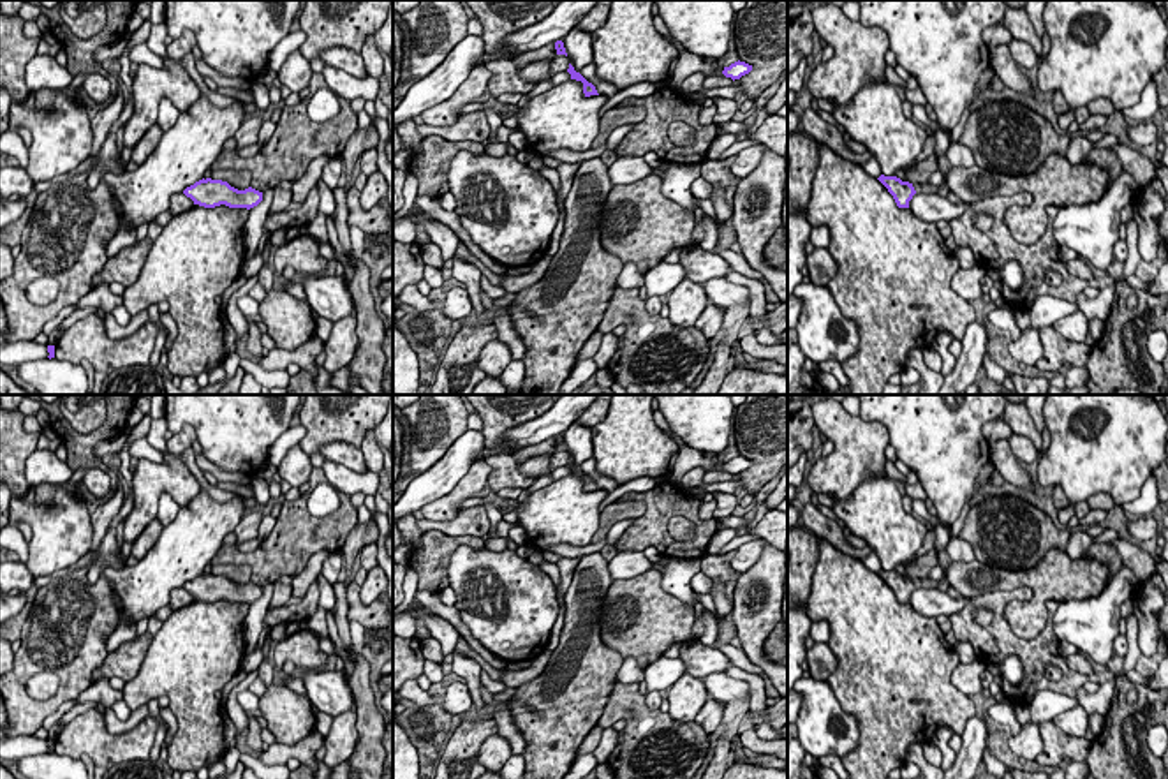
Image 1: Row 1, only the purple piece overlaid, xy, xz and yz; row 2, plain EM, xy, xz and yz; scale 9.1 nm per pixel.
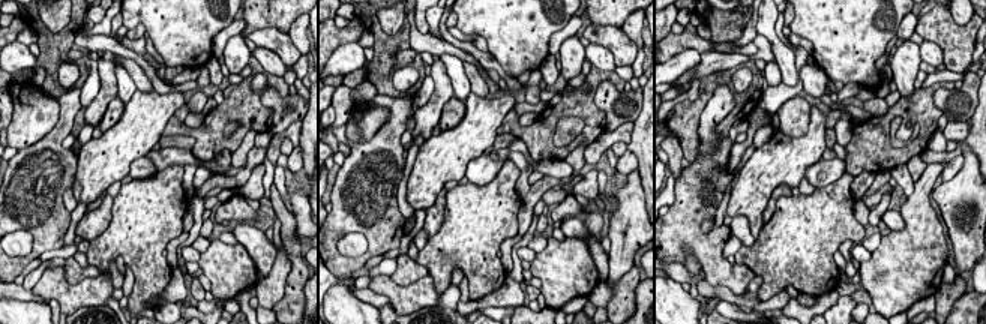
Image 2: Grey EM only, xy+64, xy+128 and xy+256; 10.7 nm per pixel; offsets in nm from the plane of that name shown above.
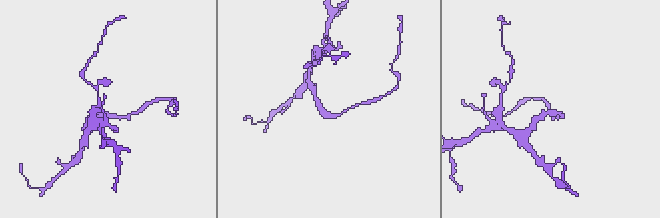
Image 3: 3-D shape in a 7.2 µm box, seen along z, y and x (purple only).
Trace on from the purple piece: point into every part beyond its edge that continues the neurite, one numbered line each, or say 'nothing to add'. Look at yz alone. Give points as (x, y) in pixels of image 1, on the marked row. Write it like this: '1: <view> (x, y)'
1: yz (925, 187)

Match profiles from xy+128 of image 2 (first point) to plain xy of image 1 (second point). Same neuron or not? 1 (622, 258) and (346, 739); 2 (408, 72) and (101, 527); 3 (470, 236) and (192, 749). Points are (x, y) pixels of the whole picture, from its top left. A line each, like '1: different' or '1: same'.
1: same
2: different
3: same

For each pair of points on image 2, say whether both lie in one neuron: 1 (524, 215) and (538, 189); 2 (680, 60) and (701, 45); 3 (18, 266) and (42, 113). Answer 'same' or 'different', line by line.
1: same
2: different
3: different

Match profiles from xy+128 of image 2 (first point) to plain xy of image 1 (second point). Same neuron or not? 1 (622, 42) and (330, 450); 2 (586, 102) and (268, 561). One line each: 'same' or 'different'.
1: same
2: same

